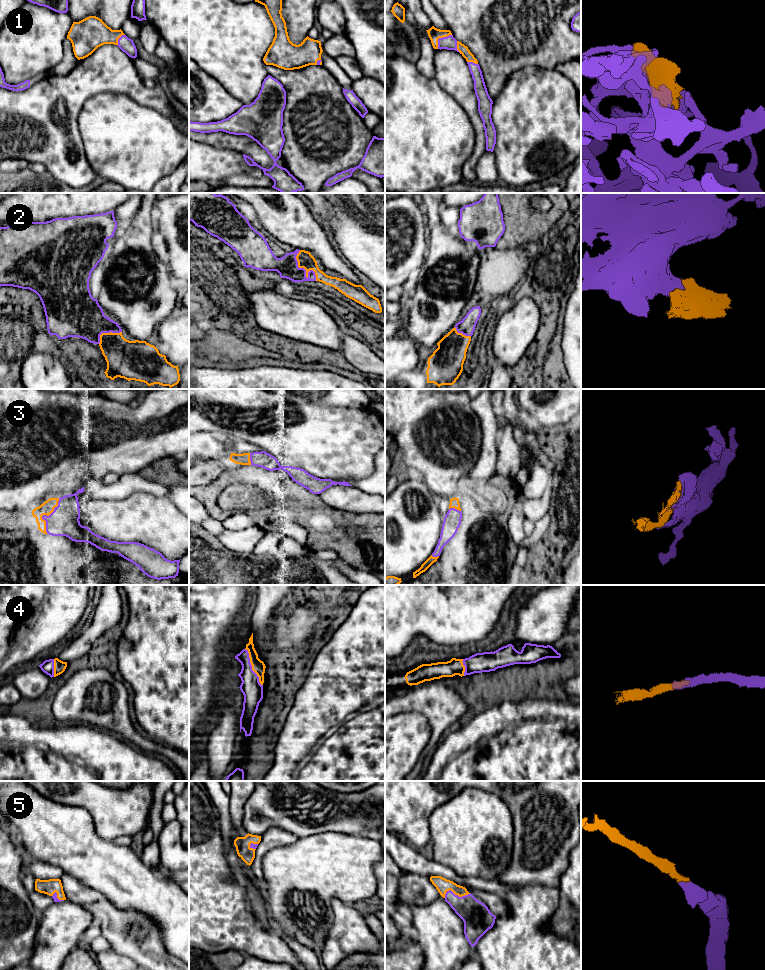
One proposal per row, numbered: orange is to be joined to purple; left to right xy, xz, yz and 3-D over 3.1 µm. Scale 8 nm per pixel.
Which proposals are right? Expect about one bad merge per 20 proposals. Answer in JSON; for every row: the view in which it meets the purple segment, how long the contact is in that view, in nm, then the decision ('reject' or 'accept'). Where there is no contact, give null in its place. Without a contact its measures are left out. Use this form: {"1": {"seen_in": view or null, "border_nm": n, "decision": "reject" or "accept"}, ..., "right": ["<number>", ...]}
{"1": {"seen_in": "yz", "border_nm": 170, "decision": "accept"}, "2": {"seen_in": "xz", "border_nm": 280, "decision": "accept"}, "3": {"seen_in": "xy", "border_nm": 300, "decision": "accept"}, "4": {"seen_in": "xz", "border_nm": 340, "decision": "accept"}, "5": {"seen_in": "yz", "border_nm": 220, "decision": "accept"}, "right": ["1", "2", "3", "4", "5"]}

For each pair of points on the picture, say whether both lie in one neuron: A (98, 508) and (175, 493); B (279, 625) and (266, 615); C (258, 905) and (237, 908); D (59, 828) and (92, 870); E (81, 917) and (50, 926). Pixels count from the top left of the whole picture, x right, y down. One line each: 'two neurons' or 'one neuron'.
A: two neurons
B: two neurons
C: two neurons
D: one neuron
E: one neuron

